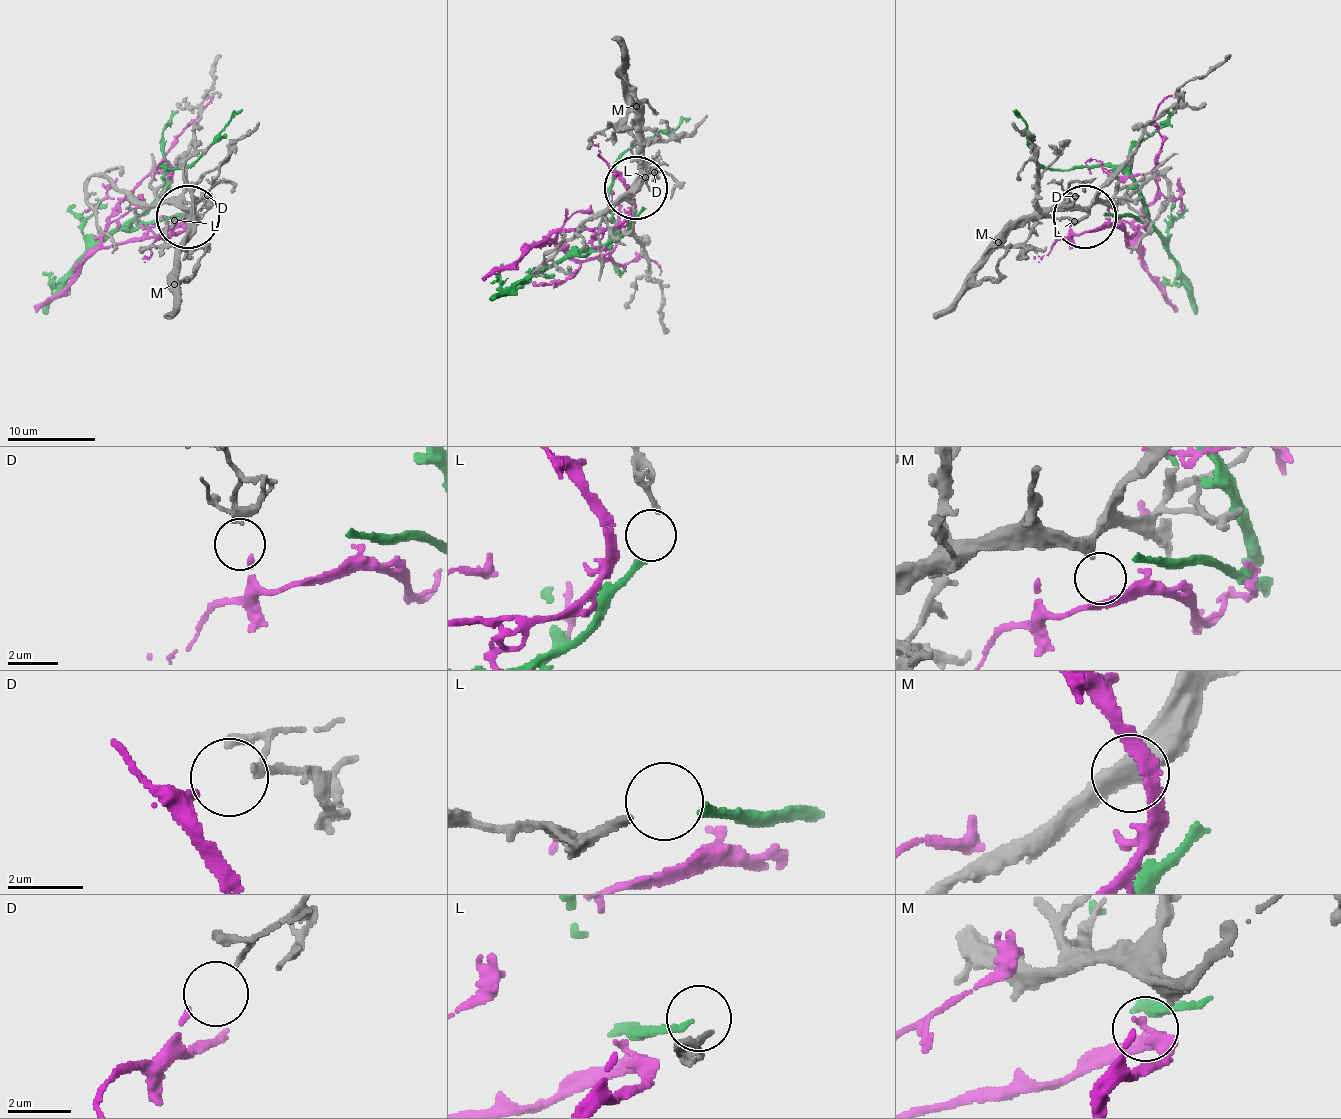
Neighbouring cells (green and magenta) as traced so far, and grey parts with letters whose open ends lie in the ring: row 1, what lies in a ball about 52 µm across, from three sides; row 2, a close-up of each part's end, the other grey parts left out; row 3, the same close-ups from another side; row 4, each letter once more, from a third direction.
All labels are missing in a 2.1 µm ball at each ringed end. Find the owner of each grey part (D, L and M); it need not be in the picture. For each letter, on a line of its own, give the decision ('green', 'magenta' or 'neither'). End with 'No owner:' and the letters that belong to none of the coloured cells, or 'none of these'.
D: magenta
L: green
M: neither
No owner: M

